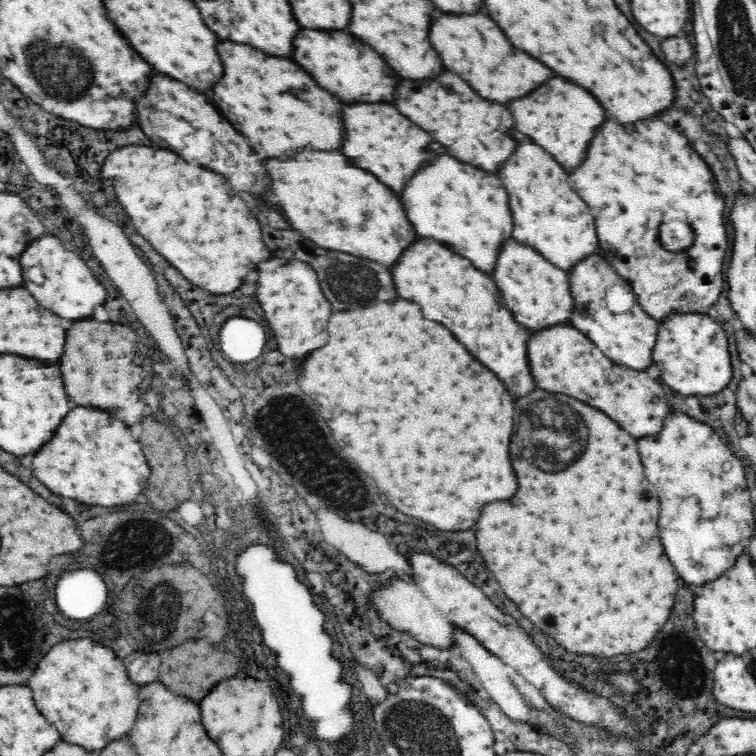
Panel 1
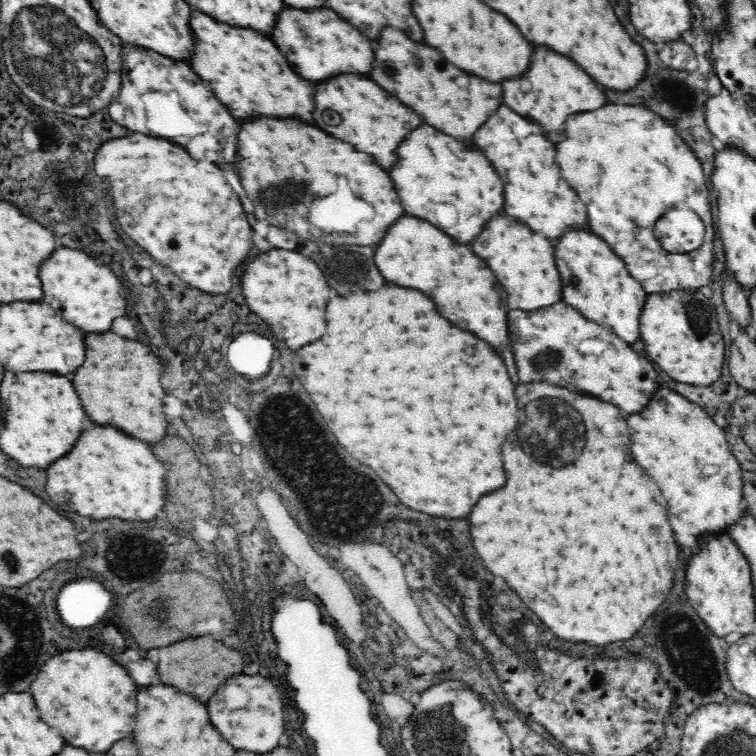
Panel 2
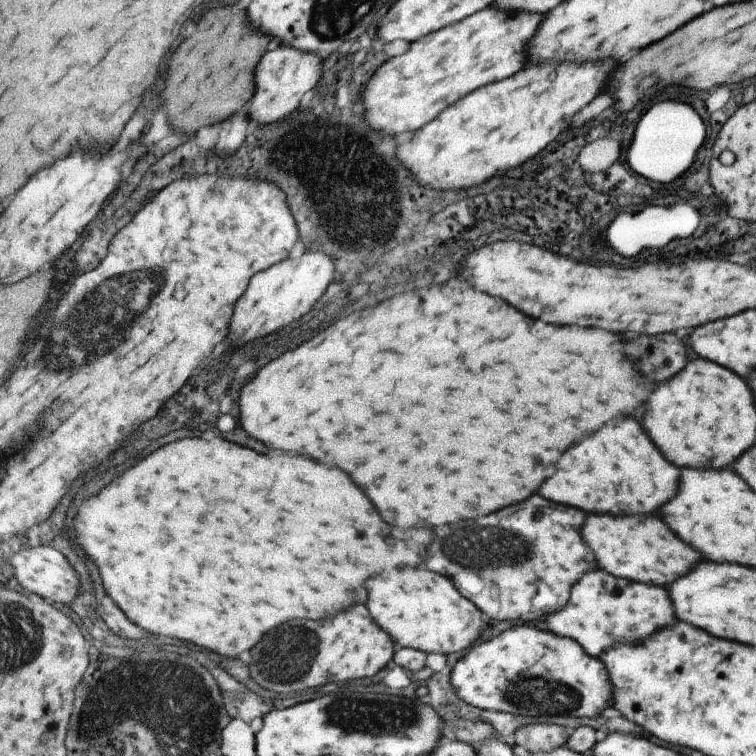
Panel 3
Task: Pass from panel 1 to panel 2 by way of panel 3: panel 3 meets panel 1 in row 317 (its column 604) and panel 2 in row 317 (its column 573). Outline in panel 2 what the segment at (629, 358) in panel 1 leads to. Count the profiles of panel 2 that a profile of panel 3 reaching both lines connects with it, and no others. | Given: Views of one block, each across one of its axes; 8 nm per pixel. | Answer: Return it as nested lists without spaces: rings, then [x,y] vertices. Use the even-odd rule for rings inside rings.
[[[586,230],[562,234],[556,242],[556,266],[562,278],[561,300],[579,310],[586,318],[609,326],[626,342],[640,338],[638,330],[640,310],[647,292],[628,272],[624,260],[600,236]]]

